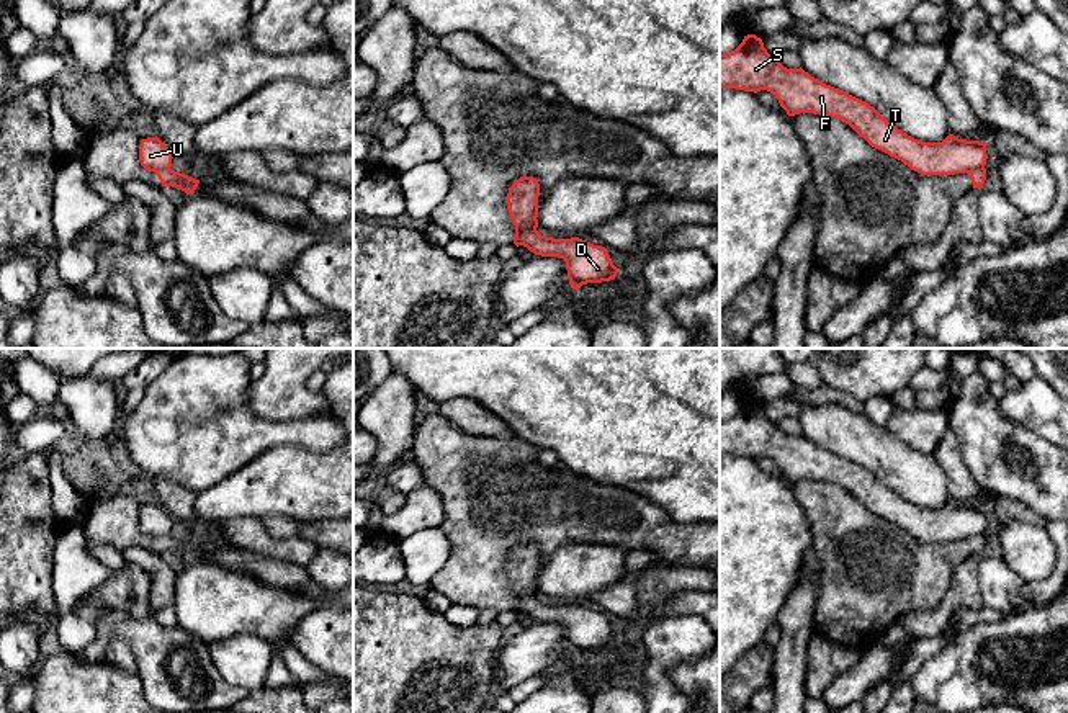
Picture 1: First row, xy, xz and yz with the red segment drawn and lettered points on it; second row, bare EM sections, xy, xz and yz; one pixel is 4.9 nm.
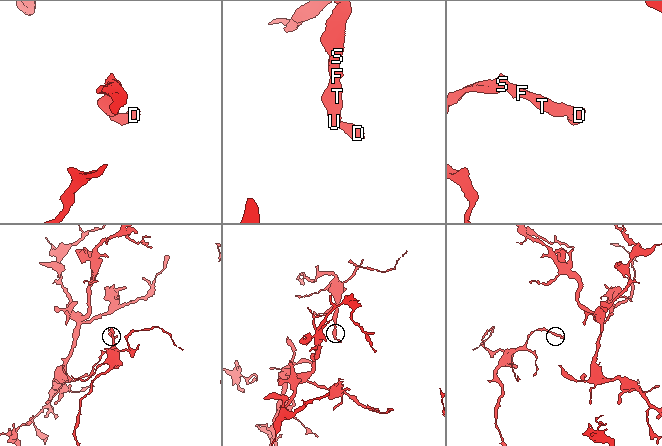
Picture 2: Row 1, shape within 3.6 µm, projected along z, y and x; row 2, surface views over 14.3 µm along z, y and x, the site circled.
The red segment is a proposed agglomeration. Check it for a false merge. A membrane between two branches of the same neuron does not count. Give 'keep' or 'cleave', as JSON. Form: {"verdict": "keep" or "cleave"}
{"verdict": "cleave"}

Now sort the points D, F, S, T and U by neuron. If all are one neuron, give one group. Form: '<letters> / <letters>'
D / F S T U

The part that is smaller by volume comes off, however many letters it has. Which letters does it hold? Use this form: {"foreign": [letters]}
{"foreign": ["D"]}

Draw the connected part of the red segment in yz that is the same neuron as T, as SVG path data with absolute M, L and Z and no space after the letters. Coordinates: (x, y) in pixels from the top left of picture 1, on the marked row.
M756 34L728 54L720 54L720 88L770 92L788 116L826 114L849 124L872 147L901 160L921 175L968 173L986 165L986 146L949 134L942 142L918 141L873 106L823 83L800 69L787 69L772 57Z

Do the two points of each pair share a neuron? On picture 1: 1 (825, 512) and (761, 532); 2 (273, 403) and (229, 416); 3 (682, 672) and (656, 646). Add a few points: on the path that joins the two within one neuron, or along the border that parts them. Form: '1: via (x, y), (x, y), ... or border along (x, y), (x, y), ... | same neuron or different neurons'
1: border along (790, 483), (812, 532), (812, 555) | different neurons
2: border along (249, 383), (247, 403), (255, 414), (288, 419) | different neurons
3: border along (702, 656), (679, 661), (669, 671), (686, 695) | different neurons

